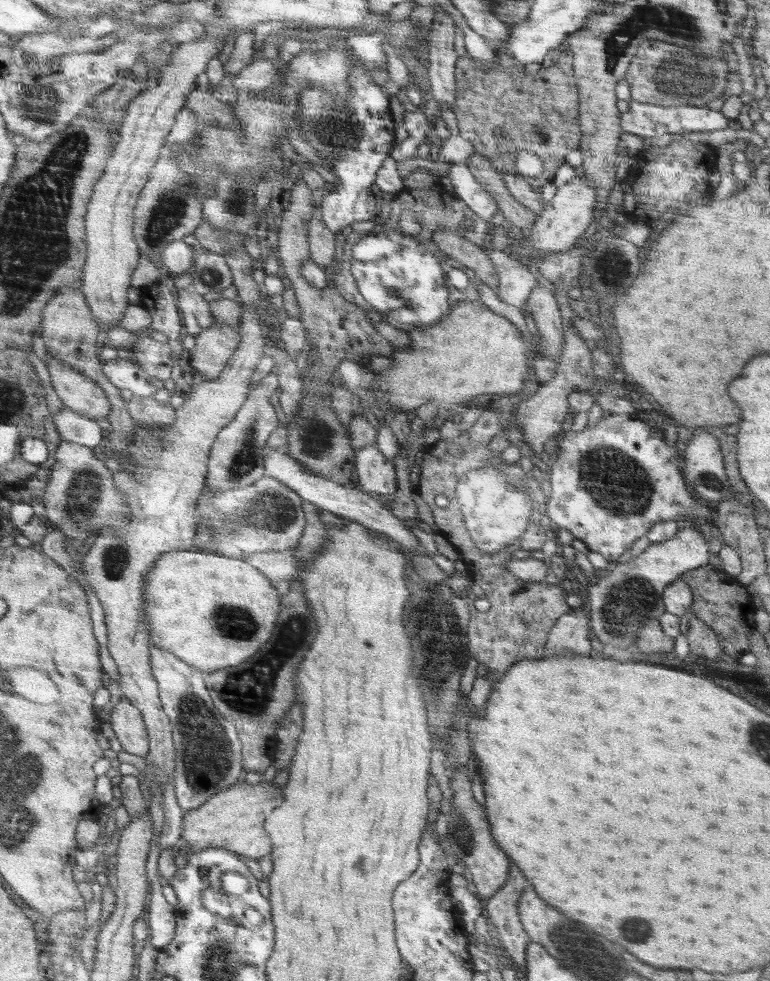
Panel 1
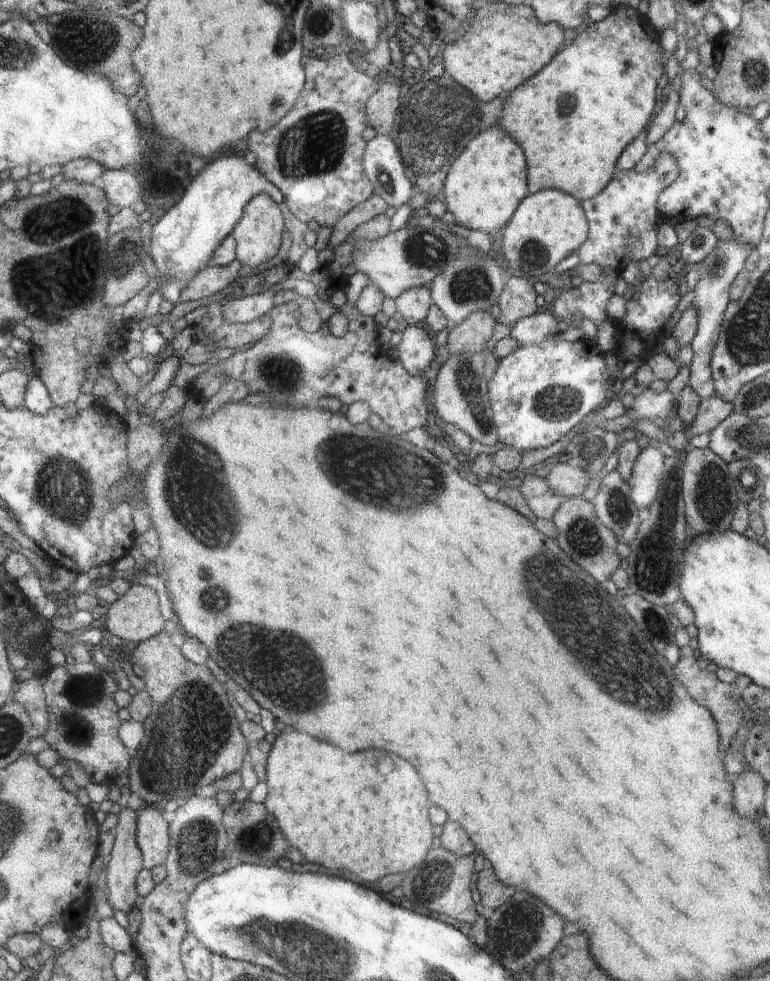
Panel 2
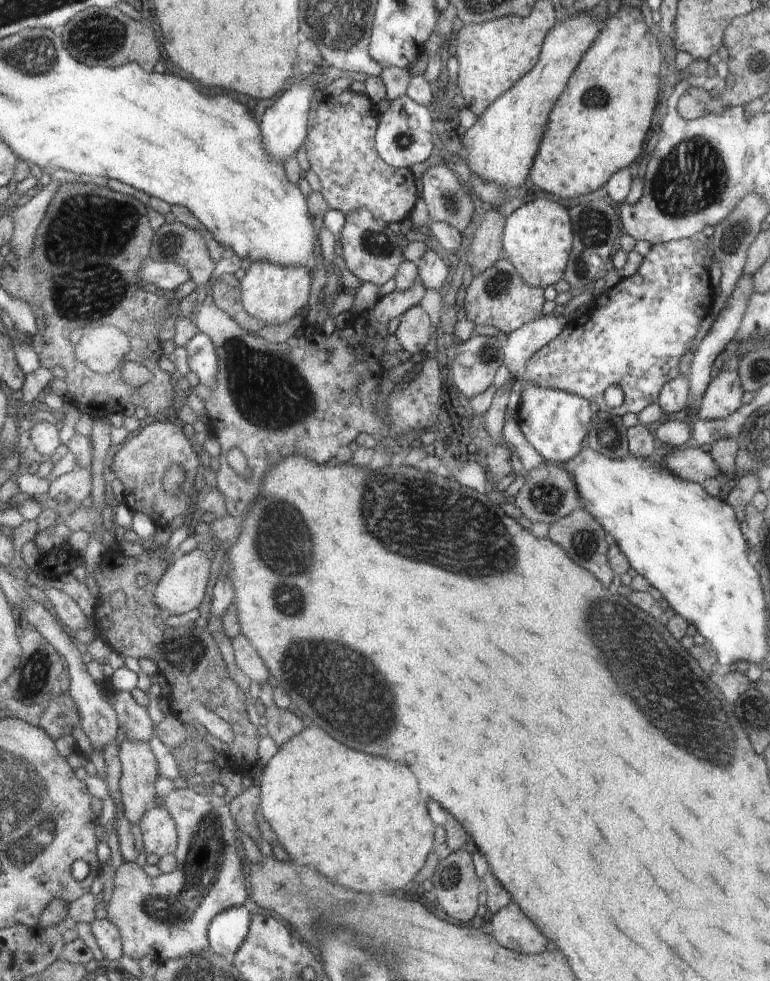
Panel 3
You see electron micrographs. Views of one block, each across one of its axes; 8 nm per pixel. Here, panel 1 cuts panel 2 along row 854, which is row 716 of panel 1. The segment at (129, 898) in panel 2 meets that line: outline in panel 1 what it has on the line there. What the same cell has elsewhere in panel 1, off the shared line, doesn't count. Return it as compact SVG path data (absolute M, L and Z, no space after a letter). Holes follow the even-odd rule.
M123 696L112 712L113 729L124 751L147 757L151 753L151 737L141 708Z

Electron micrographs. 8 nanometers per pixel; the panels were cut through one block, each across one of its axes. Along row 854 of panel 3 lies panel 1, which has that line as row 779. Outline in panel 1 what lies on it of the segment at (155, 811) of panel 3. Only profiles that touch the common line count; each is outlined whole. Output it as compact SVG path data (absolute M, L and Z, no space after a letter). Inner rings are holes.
M232 249L228 254L224 254L228 259L228 265L232 267L235 286L238 290L238 297L245 304L245 313L243 314L240 329L243 343L233 356L233 359L220 378L213 381L204 380L199 385L192 386L192 392L189 399L178 407L178 420L169 427L163 429L149 429L137 424L137 429L133 434L131 447L128 449L128 462L126 457L122 457L124 463L124 472L116 473L116 485L124 493L124 497L130 500L132 506L132 524L128 528L120 530L104 530L97 538L97 541L91 548L89 554L85 557L86 576L91 584L93 591L96 592L103 608L106 612L105 624L108 626L109 650L119 668L120 684L123 695L128 697L138 708L142 709L147 728L151 737L151 753L146 757L148 765L146 767L146 777L149 782L150 772L154 770L154 778L159 782L162 792L165 791L167 784L174 779L174 770L176 770L176 744L174 744L174 728L170 722L160 694L159 680L155 677L155 667L152 656L152 640L149 620L145 617L147 614L146 584L150 571L156 566L156 563L162 554L178 552L178 550L190 550L196 548L194 538L199 530L199 502L202 493L207 488L209 480L209 463L212 450L220 433L224 428L230 426L238 416L238 413L248 400L248 386L254 368L258 366L265 344L262 338L260 324L252 324L256 318L255 308L260 298L260 288L250 276L250 266L254 262L246 249Z

